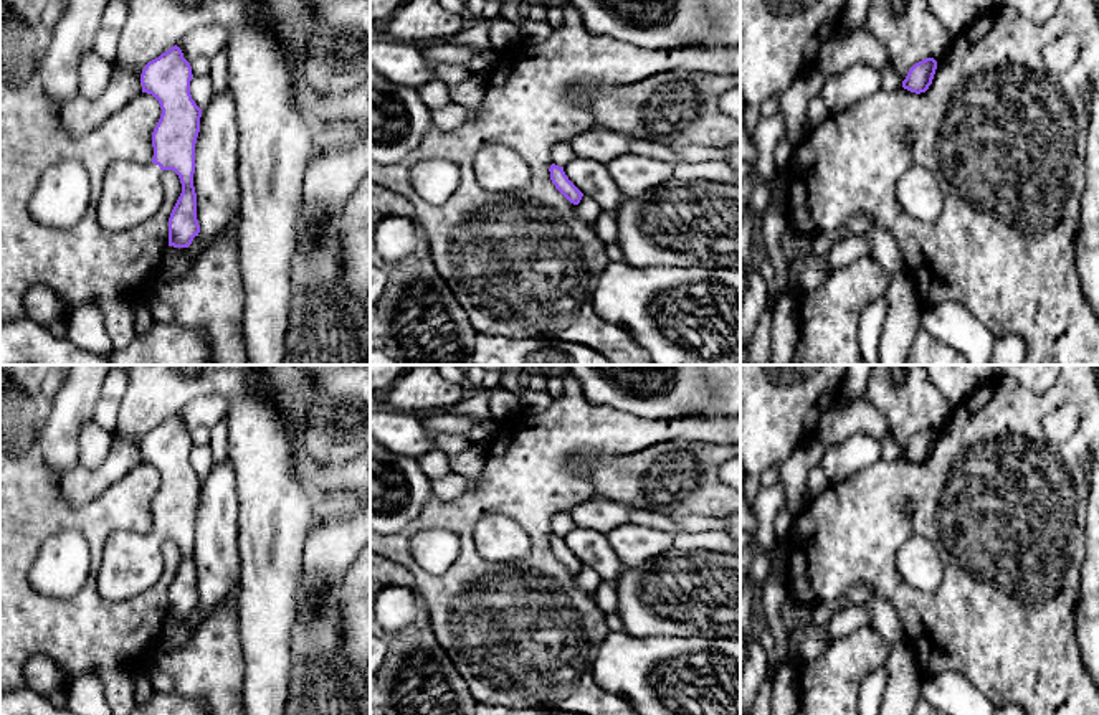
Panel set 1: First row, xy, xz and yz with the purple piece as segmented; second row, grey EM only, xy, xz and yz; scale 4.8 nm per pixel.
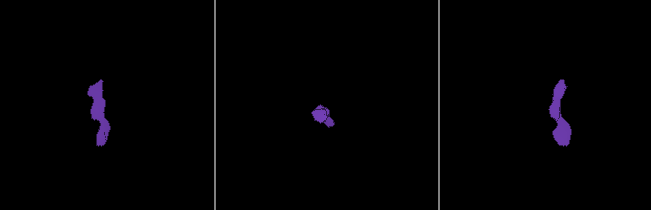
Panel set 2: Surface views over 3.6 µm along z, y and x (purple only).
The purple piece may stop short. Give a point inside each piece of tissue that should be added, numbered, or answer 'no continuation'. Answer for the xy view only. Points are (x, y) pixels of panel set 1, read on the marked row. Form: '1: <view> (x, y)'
1: xy (131, 192)

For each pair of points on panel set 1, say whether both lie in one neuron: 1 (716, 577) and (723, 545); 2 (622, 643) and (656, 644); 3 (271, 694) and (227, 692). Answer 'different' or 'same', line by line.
1: different
2: same
3: different

